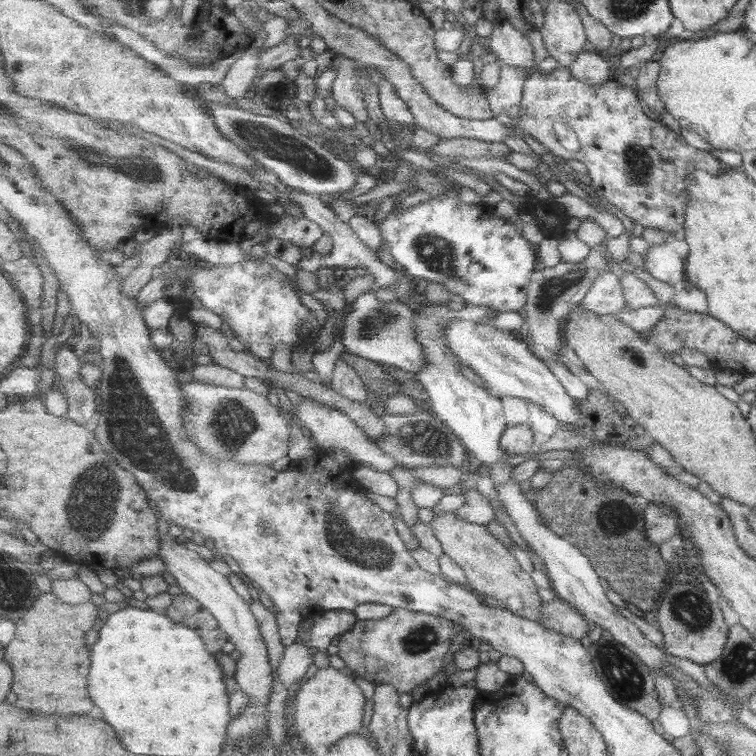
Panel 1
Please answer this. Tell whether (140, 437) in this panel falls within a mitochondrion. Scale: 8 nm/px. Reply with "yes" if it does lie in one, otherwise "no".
yes

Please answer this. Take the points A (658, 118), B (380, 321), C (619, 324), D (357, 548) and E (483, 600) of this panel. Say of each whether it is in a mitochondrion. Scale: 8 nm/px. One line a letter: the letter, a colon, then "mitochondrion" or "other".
A: other
B: mitochondrion
C: other
D: mitochondrion
E: other

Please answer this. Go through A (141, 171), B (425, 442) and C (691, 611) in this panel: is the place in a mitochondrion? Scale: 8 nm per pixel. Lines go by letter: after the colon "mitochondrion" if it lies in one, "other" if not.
A: mitochondrion
B: mitochondrion
C: mitochondrion

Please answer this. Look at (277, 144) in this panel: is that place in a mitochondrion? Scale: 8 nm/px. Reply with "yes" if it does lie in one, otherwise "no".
yes

